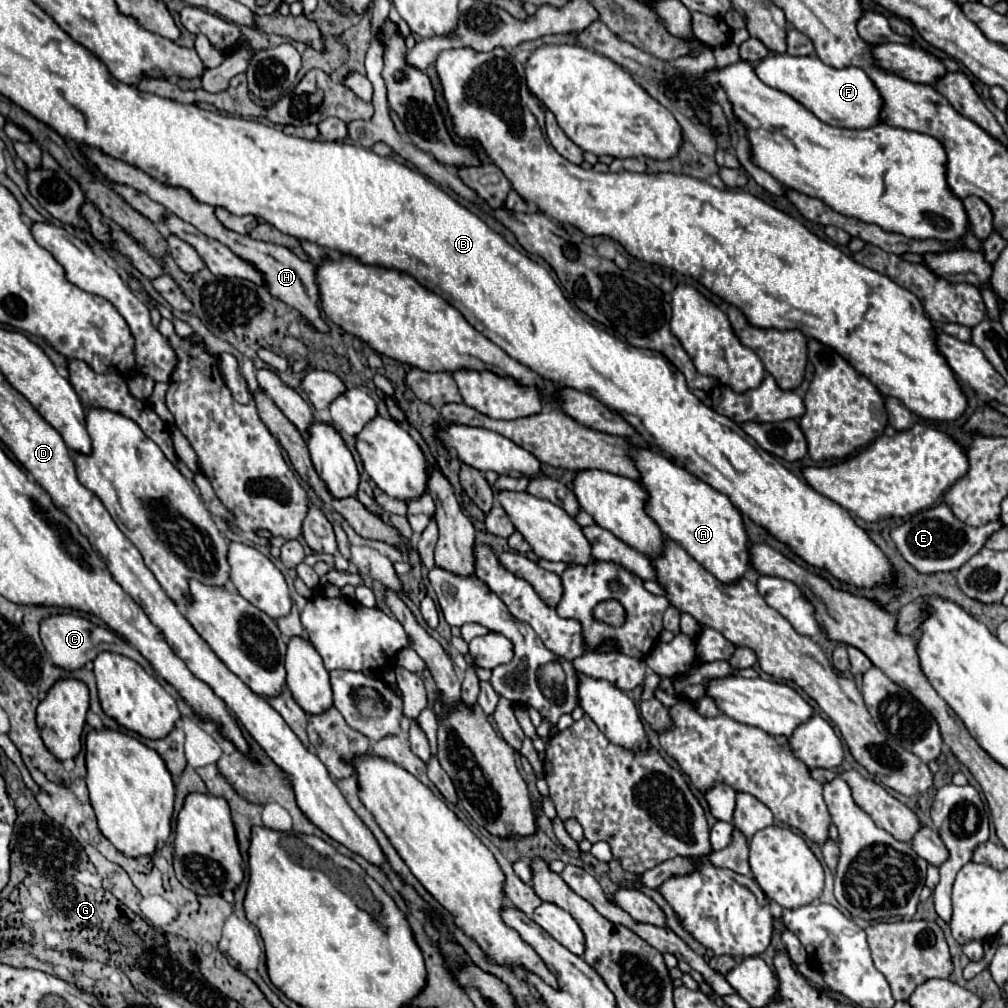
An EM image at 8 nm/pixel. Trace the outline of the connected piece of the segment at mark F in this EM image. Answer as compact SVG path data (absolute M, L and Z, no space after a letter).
M775 54L761 60L755 72L767 86L793 96L825 124L863 130L881 122L883 98L863 68L847 66L837 70L833 66L823 64L817 56Z

